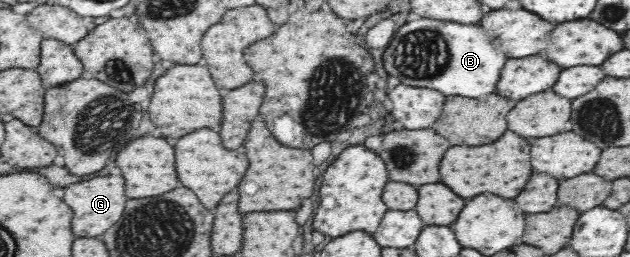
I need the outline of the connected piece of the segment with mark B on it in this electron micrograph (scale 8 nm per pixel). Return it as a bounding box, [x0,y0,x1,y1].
[383,19,507,99]

